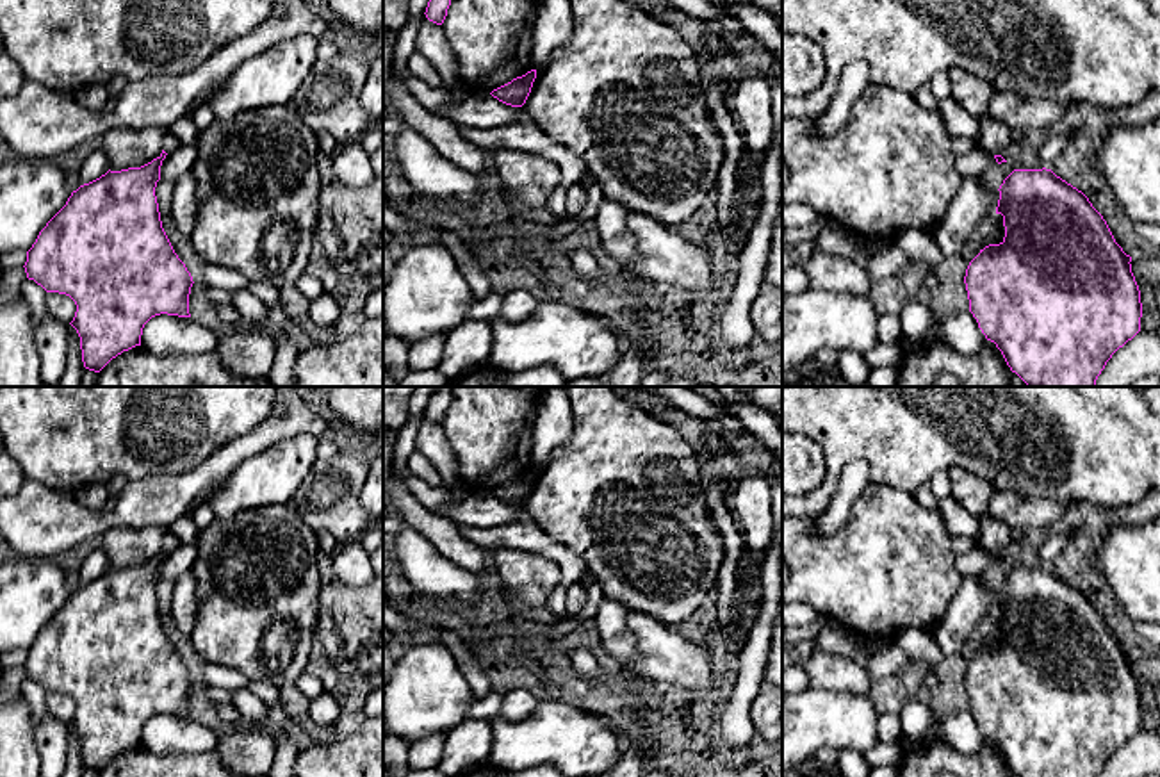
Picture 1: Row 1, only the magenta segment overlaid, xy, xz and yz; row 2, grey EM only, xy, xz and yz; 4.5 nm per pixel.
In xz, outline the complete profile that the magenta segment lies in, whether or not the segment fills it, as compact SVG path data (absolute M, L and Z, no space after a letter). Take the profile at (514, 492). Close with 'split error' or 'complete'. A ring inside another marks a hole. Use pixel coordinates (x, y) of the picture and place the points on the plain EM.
M531 469L526 474L494 488L490 494L506 504L522 506L531 492L535 478L536 469Z; complete

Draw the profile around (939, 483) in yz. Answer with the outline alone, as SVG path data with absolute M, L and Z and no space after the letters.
M937 470L928 481L932 492L935 494L937 501L946 499L952 495L952 485L948 470Z

